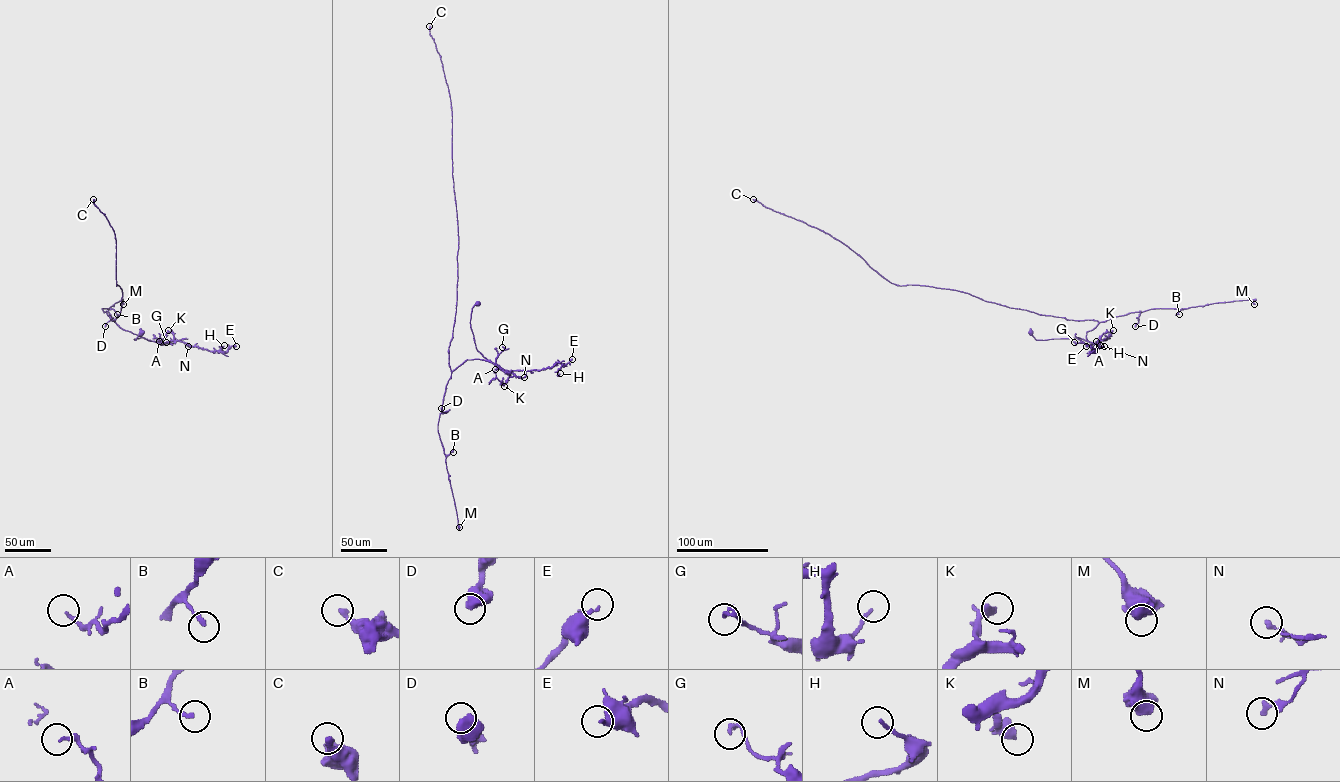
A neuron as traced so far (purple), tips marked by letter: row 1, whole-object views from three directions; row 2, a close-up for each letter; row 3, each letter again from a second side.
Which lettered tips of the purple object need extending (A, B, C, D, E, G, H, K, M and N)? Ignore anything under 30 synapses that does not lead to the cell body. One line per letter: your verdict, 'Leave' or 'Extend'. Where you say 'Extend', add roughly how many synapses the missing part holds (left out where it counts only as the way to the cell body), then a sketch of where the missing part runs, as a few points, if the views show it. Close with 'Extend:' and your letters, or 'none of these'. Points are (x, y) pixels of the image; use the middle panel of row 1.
A: Leave
B: Leave
C: Leave
D: Leave
E: Leave
G: Leave
H: Leave
K: Leave
M: Leave
N: Leave
Extend: none of these

